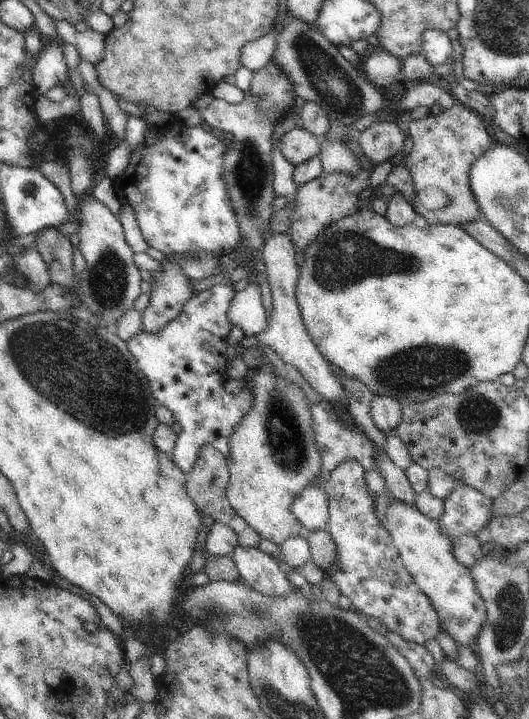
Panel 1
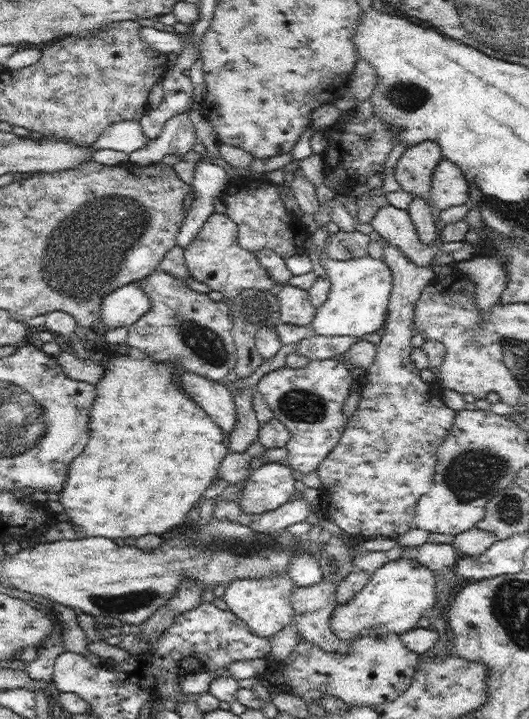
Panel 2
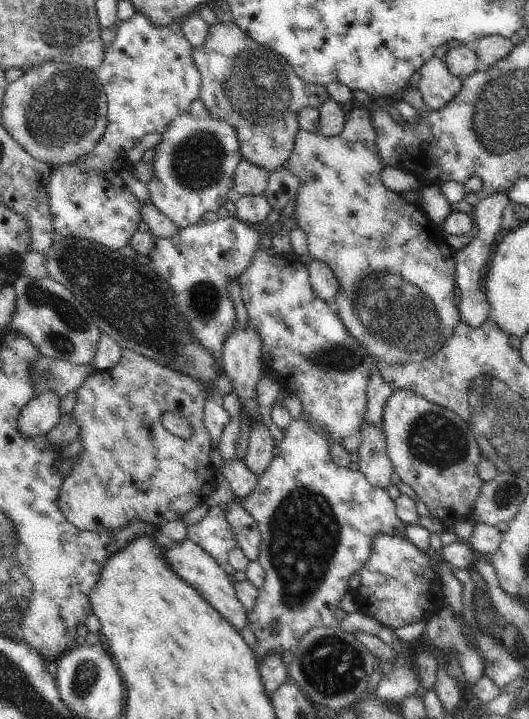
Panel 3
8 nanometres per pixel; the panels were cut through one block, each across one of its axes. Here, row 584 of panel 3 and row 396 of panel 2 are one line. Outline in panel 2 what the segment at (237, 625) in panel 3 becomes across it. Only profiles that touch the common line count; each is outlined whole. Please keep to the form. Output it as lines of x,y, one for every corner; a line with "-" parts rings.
181,369
181,387
201,406
212,420
230,434
237,425
237,410
227,385

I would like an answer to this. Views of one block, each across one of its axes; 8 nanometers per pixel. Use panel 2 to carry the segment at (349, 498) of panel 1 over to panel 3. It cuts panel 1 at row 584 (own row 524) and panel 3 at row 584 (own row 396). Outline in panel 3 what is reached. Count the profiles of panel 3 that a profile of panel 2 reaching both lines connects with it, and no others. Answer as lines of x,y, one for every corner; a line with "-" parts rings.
378,533
373,538
368,560
357,572
361,578
358,594
366,604
366,608
360,610
393,630
430,620
430,614
444,606
444,602
434,602
442,598
442,585
430,562
427,554
408,537

